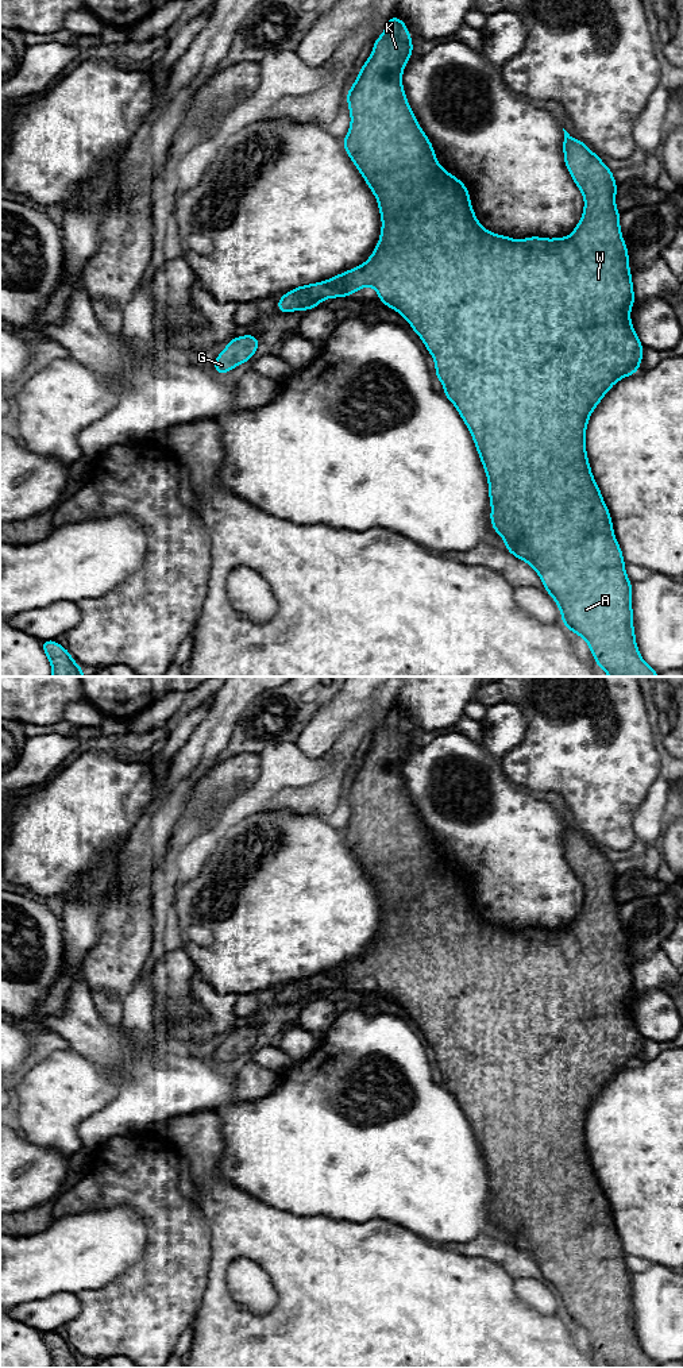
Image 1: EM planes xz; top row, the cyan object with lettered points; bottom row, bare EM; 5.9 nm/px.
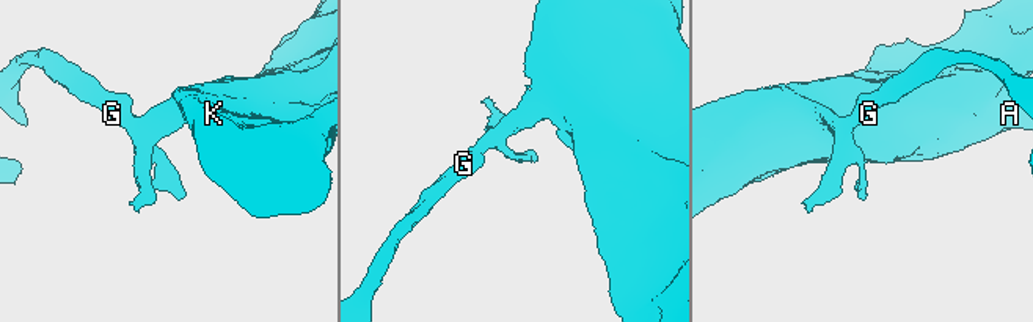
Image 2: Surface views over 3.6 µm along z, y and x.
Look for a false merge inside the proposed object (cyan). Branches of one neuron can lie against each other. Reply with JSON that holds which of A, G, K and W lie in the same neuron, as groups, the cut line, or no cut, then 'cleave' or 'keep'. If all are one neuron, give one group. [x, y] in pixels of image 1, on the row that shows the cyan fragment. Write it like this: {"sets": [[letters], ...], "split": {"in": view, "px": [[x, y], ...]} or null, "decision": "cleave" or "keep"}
{"sets": [["A", "G", "K", "W"]], "split": null, "decision": "keep"}

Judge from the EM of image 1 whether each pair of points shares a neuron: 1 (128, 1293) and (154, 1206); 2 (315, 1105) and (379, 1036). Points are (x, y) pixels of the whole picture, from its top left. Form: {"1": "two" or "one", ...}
{"1": "one", "2": "one"}

